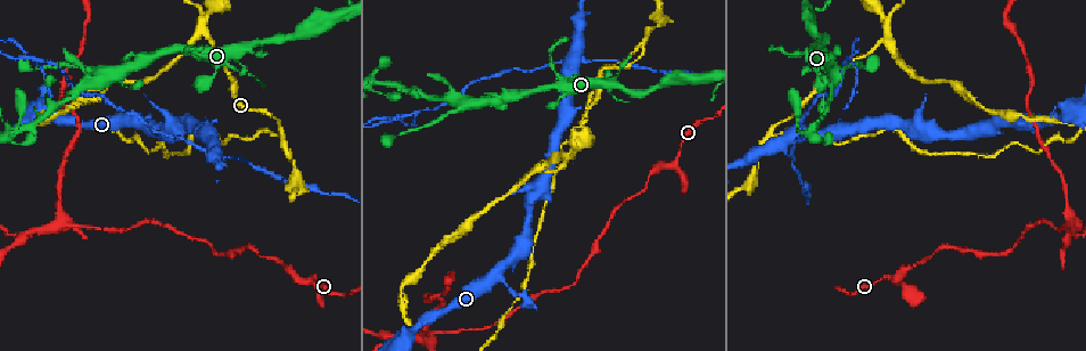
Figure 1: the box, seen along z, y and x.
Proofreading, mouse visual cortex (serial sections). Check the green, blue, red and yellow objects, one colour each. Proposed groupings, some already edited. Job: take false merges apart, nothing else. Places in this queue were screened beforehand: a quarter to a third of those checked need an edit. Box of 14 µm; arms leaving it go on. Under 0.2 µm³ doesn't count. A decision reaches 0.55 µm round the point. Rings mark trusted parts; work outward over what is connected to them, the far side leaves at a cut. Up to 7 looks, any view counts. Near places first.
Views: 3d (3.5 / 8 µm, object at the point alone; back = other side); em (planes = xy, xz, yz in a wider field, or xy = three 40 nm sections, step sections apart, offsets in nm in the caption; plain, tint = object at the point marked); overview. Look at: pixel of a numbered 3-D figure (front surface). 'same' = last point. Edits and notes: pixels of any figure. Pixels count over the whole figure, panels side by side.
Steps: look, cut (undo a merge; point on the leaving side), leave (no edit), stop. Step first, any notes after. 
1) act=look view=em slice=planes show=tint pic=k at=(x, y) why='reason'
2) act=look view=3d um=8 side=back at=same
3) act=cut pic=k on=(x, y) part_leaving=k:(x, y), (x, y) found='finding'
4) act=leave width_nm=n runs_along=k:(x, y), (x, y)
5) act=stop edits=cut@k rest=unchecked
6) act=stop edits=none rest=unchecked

act=look view=3d um=3.5 pic=1 at=(653, 171)

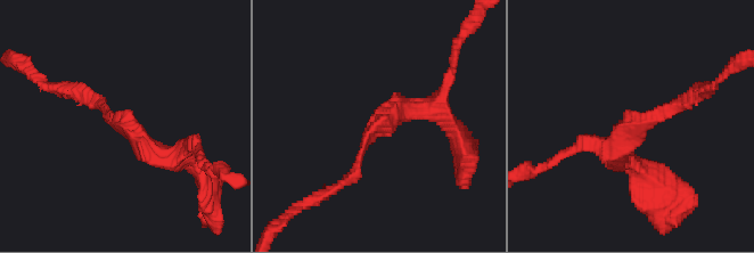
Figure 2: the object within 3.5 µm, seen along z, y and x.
act=look view=em slice=xy step=2 show=tint pic=2 at=(637, 122) arm_widths_nm=150,300 why='need the tissue'

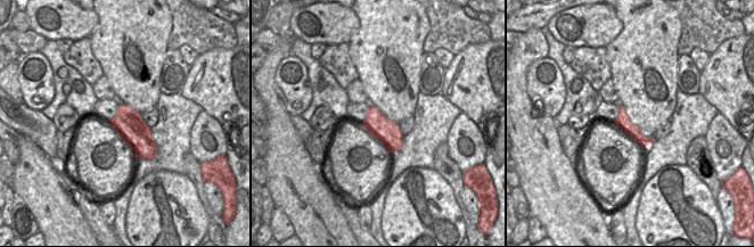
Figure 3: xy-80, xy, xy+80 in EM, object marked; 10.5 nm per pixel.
act=leave width_nm=260 runs_along=2:(437, 103), (370, 132), (346, 181) found='one cell here'

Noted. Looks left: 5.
act=look view=3d um=3.5 pic=1 at=(67, 224) why='thick turns thin'

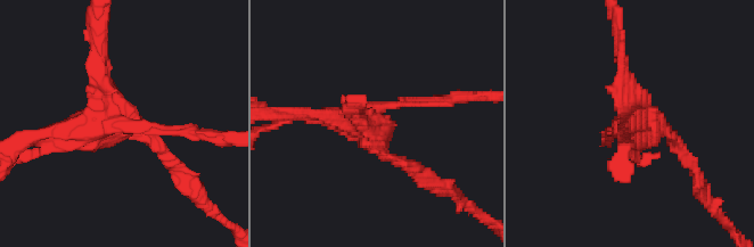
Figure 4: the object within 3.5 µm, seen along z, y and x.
act=look view=em slice=xy step=3 show=tint pic=4 at=(117, 120) arms=4 arm_widths_nm=150,150,200,250

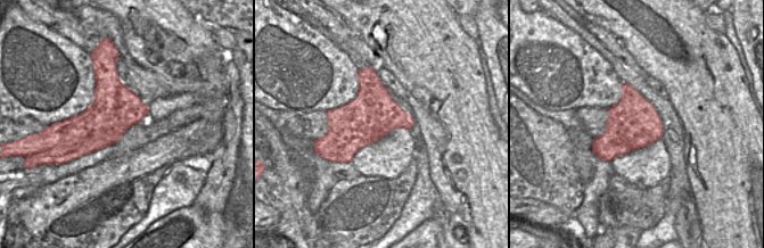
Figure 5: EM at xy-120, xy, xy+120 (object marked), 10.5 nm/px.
act=cut pic=4 on=(628, 172) border=5:(123, 132), (93, 130), (73, 140) found='two cells meet here'

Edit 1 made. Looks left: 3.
act=look view=overview

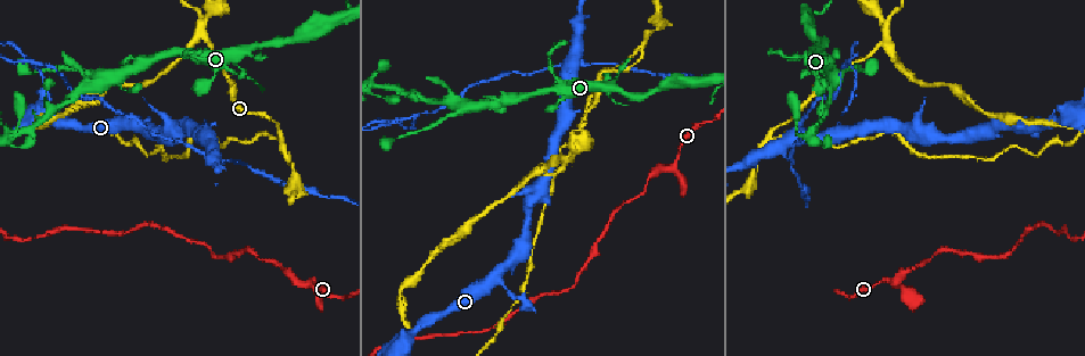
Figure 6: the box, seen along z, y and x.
act=look view=3d um=3.5 pic=6 at=(885, 36) why='narrows sharply'

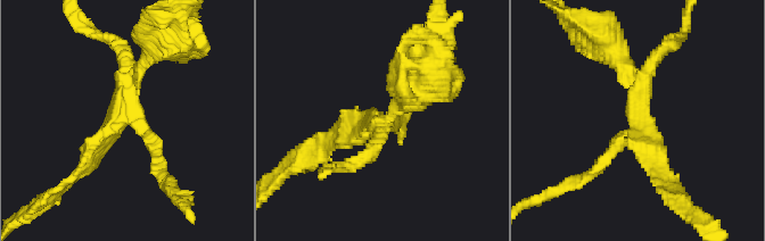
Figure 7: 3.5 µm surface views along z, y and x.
act=look view=em slice=xy step=2 show=tint pic=7 at=(379, 118) arms=4 arm_widths_nm=150,150,200,250 why='now the EM'

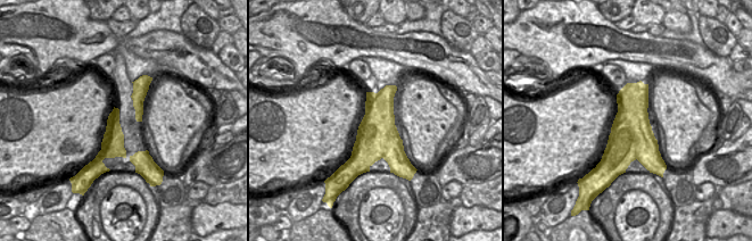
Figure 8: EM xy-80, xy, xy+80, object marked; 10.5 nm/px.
act=cut pic=7 on=(614, 41) part_leaving=7:(640, 116), (657, 175), (674, 189) found='a second cell is stuck on'

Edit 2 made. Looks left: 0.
act=stop edits=cut@4,cut@7 rest=unchecked

